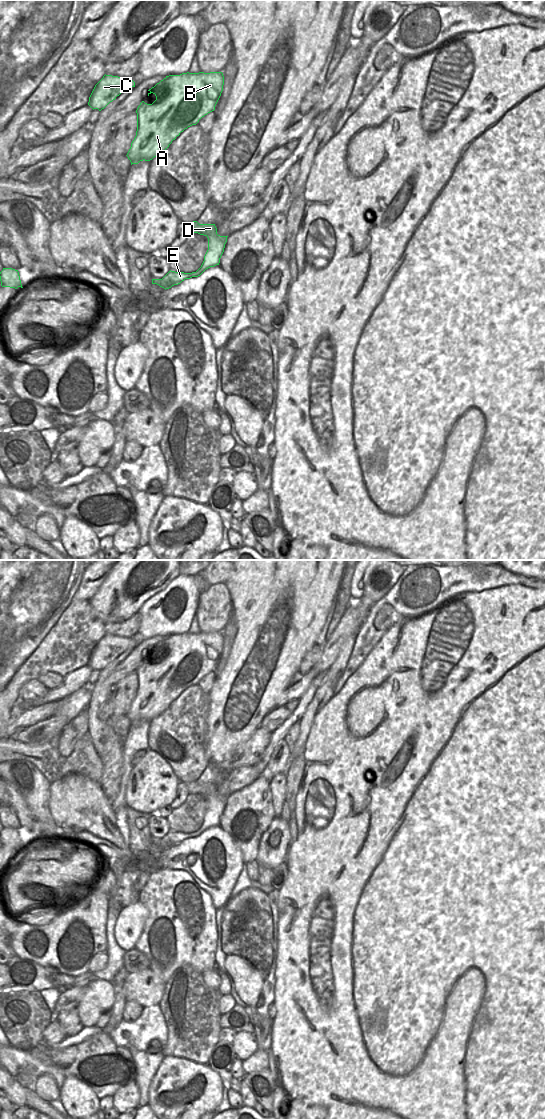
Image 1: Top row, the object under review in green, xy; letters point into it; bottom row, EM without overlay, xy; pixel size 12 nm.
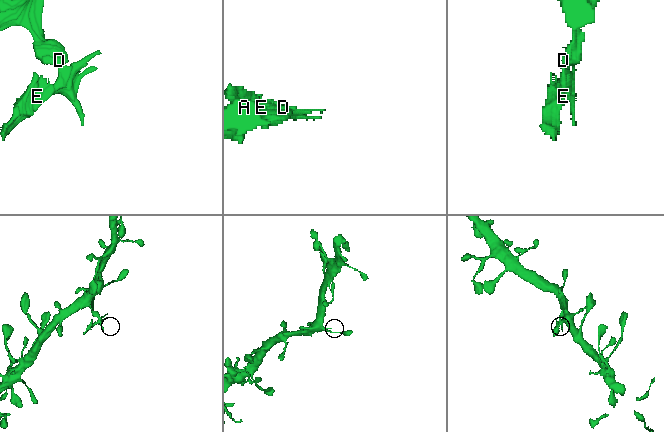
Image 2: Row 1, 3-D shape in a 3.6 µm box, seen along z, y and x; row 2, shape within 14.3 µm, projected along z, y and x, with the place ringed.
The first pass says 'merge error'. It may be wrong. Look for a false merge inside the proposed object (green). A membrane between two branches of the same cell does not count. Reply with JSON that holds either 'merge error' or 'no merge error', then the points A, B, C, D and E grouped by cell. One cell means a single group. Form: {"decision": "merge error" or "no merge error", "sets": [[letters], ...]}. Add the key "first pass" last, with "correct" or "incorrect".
{"decision": "merge error", "sets": [["A", "B", "C", "D"], ["E"]], "first pass": "correct"}

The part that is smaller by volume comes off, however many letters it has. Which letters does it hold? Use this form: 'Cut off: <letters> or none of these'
Cut off: E

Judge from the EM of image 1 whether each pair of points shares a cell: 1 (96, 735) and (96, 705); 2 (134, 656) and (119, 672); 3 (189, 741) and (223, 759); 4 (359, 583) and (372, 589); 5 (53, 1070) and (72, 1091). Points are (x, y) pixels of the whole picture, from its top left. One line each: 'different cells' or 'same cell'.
1: same cell
2: same cell
3: different cells
4: different cells
5: different cells

